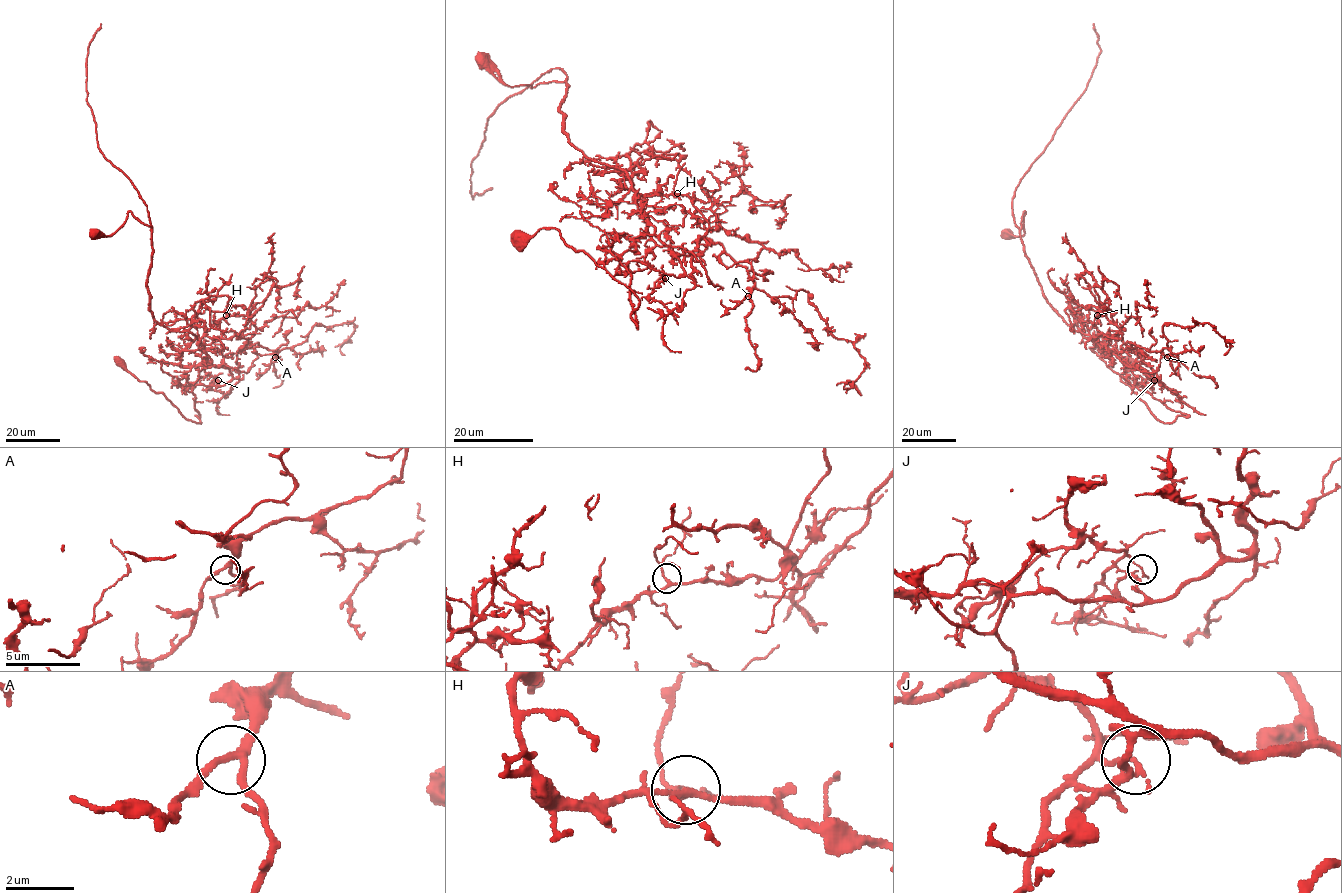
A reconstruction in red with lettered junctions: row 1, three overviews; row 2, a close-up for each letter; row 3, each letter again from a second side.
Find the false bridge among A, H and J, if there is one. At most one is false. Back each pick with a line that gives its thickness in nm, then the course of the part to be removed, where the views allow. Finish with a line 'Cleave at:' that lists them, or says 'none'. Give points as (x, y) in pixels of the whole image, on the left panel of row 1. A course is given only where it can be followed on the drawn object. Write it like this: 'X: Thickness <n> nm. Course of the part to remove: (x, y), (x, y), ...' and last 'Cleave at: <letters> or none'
J: Thickness 90 nm. Course of the part to remove: (218, 380), (197, 338), (149, 310), (147, 205), (98, 147), (87, 101), (101, 24)
Cleave at: J

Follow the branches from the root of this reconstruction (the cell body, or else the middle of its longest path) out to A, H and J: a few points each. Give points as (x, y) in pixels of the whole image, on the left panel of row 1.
A: (120, 361), (200, 423), (192, 390), (206, 366), (221, 365), (248, 343), (279, 351), (275, 357)
H: (120, 361), (187, 419), (200, 423), (193, 383), (212, 365), (200, 339), (226, 315)
J: (120, 361), (197, 423), (201, 422), (195, 416), (200, 416), (195, 409), (193, 387), (218, 387), (218, 380)

